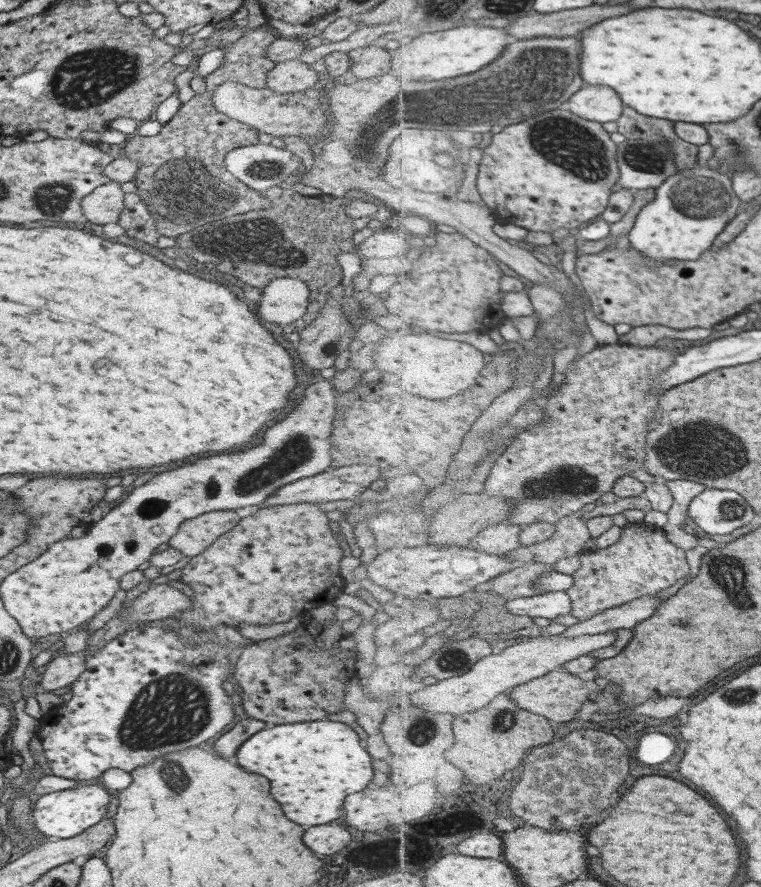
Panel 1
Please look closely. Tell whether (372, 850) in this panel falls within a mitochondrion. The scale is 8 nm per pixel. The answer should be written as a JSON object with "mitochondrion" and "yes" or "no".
{"mitochondrion":"no"}

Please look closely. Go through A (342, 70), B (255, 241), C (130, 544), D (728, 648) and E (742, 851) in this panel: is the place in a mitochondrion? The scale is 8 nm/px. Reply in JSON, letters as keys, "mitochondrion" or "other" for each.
{"A":"other","B":"mitochondrion","C":"mitochondrion","D":"other","E":"other"}

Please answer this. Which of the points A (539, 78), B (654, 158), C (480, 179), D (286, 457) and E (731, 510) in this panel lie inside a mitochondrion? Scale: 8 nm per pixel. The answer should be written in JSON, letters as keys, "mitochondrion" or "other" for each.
{"A":"mitochondrion","B":"mitochondrion","C":"other","D":"mitochondrion","E":"mitochondrion"}

